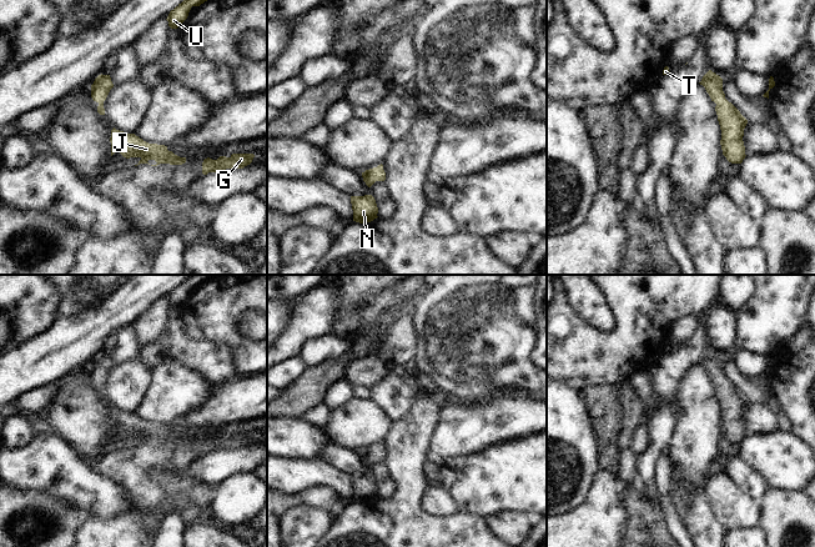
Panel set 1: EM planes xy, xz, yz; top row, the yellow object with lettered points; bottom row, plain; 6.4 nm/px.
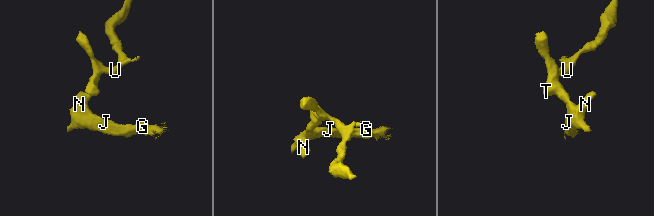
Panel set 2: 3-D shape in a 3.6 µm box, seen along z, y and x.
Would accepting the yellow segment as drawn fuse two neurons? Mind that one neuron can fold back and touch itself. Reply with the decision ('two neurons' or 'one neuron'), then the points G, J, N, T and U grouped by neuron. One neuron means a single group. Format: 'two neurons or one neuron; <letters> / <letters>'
one neuron; G J N T U

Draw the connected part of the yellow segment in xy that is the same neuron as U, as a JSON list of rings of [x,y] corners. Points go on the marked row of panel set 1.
[[[183,0],[173,10],[170,11],[167,16],[168,26],[171,29],[177,29],[188,16],[192,6],[200,6],[207,0]]]

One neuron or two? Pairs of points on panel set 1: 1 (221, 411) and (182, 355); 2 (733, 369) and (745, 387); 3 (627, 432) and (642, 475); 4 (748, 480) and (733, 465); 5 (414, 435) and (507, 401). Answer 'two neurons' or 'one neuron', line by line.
1: one neuron
2: one neuron
3: two neurons
4: one neuron
5: two neurons

